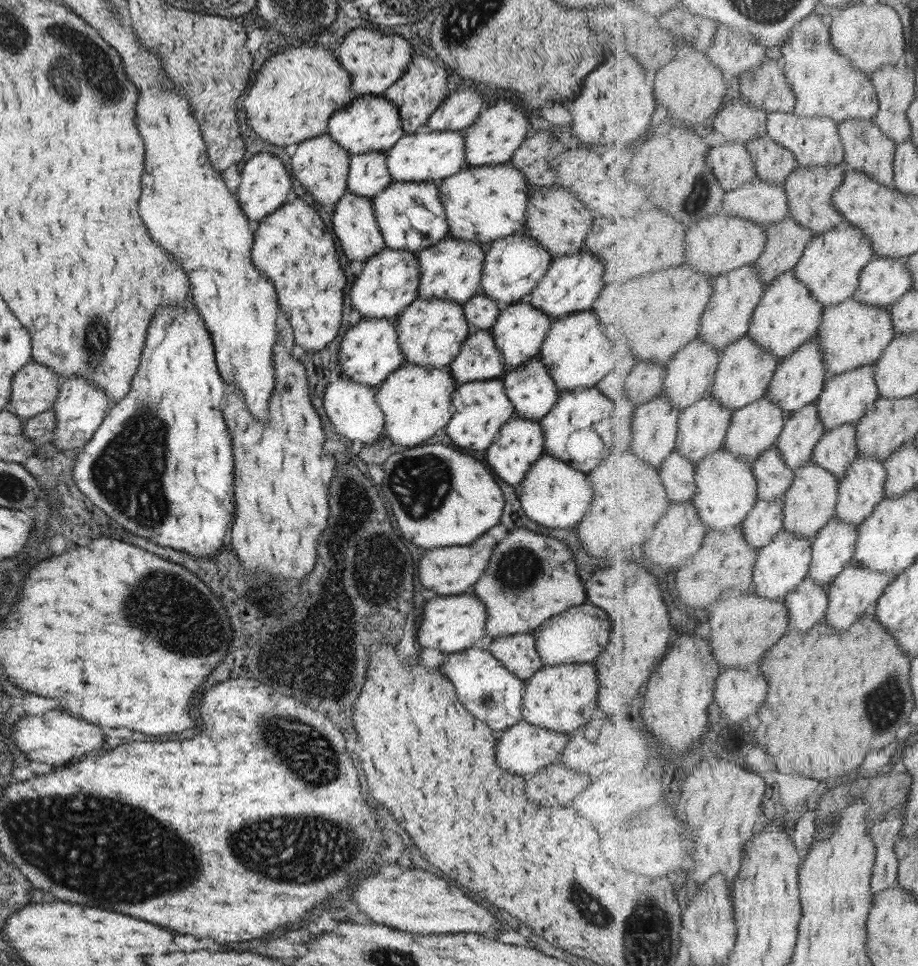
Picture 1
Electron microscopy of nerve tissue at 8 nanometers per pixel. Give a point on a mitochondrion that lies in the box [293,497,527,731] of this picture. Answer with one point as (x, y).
(484, 701)

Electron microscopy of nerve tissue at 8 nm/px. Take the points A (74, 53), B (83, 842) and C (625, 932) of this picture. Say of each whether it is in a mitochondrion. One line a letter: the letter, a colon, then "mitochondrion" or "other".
A: mitochondrion
B: mitochondrion
C: mitochondrion

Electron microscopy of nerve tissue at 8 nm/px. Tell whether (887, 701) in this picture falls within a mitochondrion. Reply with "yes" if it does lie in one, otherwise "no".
yes

